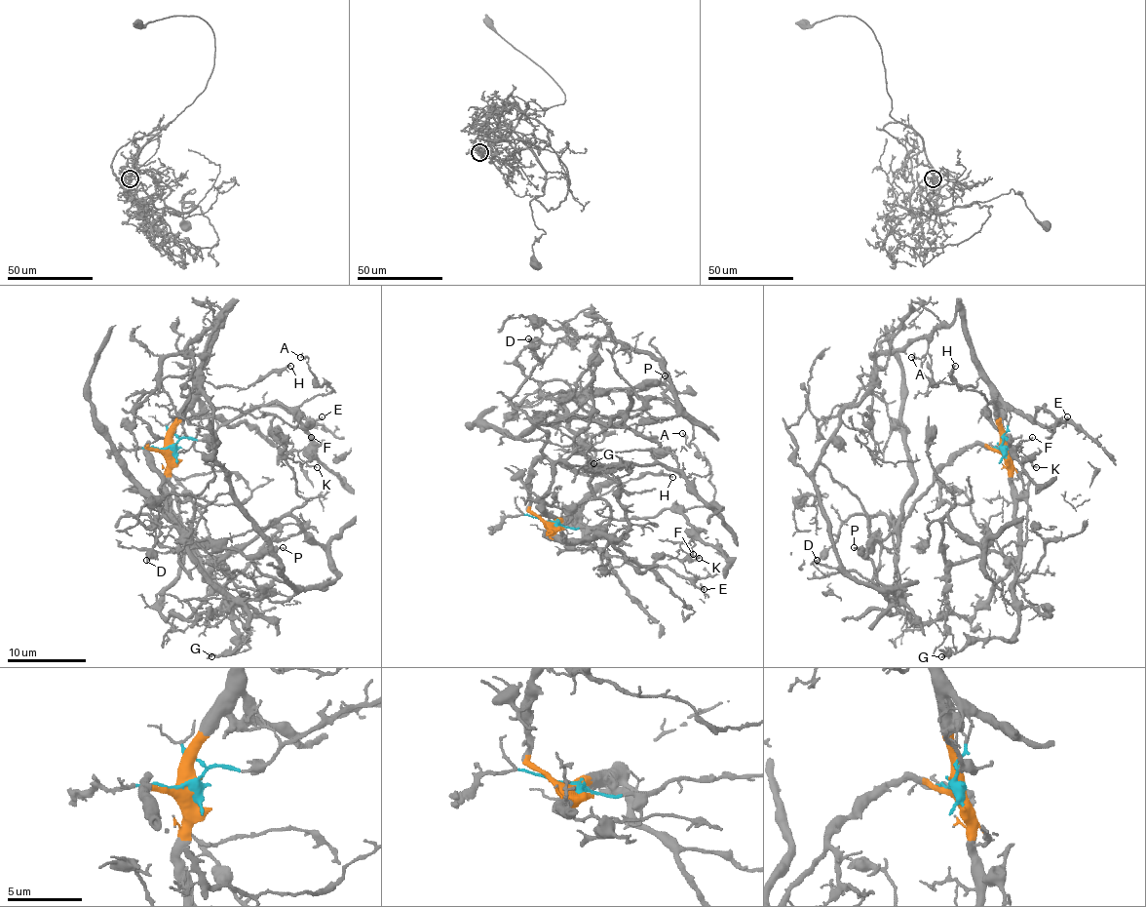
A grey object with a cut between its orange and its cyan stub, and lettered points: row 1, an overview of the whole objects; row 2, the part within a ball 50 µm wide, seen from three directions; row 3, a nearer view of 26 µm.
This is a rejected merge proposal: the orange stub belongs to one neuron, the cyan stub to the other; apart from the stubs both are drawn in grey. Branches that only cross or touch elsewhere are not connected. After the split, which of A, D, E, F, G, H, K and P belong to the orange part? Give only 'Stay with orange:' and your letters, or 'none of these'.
Stay with orange: D, E, G, H, P

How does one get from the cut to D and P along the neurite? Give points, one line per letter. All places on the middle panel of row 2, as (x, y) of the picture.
D: (553, 523), (530, 509), (530, 470), (543, 457), (547, 432), (515, 407), (511, 397), (541, 363), (528, 339)
P: (553, 523), (530, 509), (530, 470), (543, 457), (543, 428), (592, 395), (655, 384), (665, 374)

